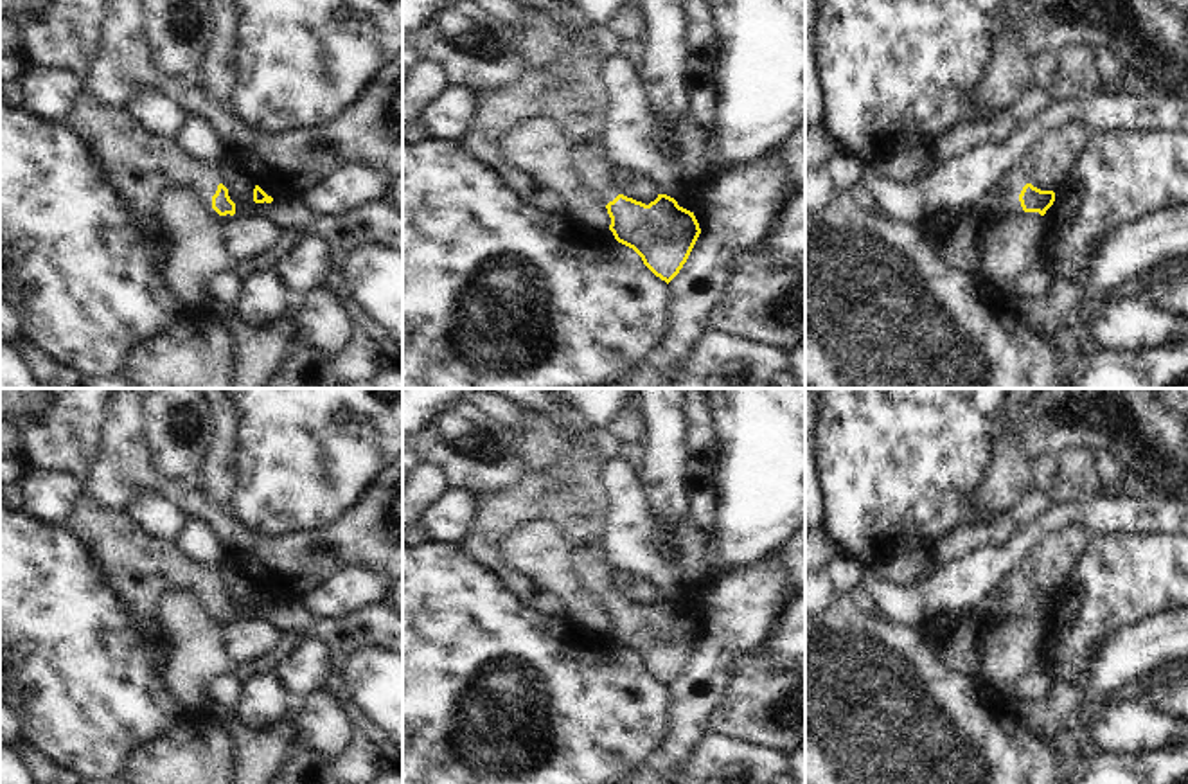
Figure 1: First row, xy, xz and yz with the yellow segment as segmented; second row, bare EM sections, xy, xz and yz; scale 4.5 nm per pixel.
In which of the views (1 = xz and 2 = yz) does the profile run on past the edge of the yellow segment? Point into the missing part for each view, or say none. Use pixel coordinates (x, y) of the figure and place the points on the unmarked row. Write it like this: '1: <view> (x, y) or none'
1: xz (561, 482)
2: yz (1014, 583)

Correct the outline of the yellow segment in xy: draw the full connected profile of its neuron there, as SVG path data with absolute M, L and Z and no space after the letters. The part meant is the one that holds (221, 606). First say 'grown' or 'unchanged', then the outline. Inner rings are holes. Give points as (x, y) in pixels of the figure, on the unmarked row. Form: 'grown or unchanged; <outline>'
grown; M81 493L65 527L88 547L101 572L115 590L126 615L146 640L153 642L162 637L156 624L156 604L169 592L192 592L203 610L212 610L219 619L235 617L235 606L230 602L228 592L221 586L217 570L203 568L191 561L176 541L149 536L124 511L108 509L90 494Z

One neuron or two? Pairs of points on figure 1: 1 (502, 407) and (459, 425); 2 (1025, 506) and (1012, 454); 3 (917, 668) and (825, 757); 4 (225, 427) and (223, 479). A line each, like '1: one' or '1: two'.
1: two
2: two
3: one
4: one

